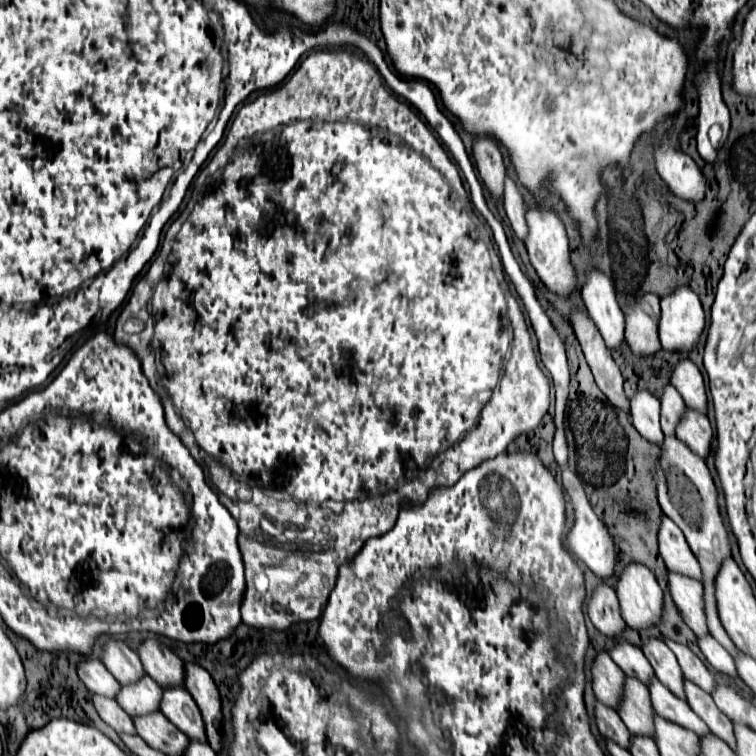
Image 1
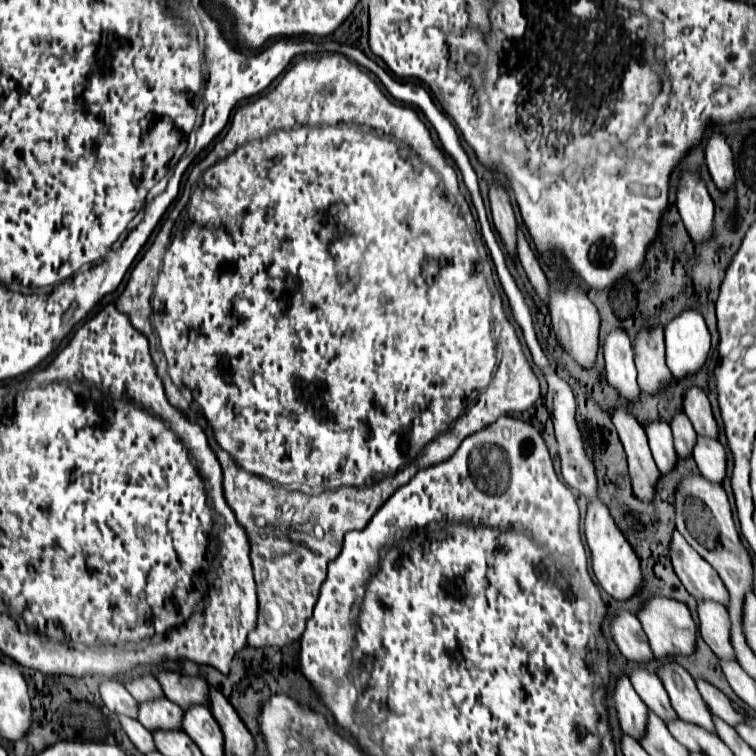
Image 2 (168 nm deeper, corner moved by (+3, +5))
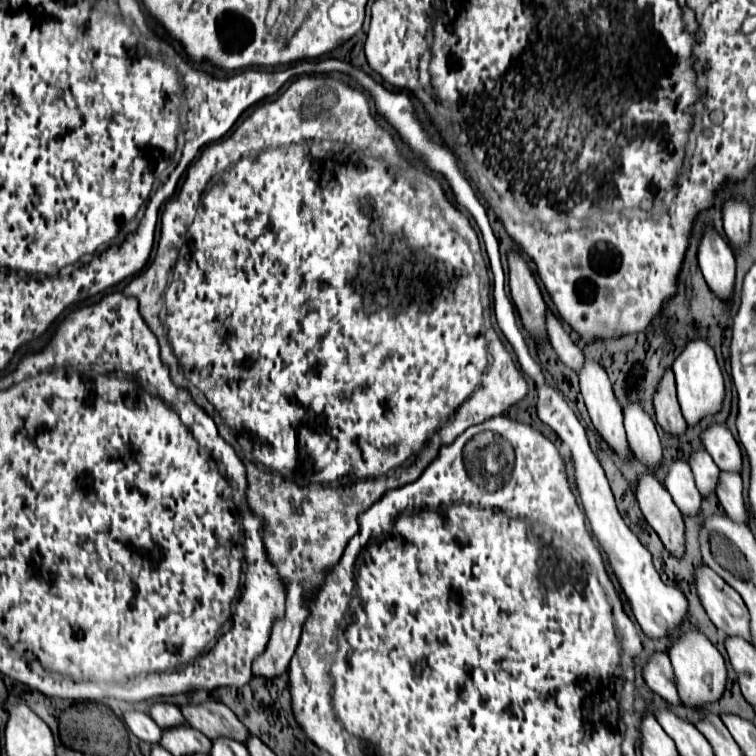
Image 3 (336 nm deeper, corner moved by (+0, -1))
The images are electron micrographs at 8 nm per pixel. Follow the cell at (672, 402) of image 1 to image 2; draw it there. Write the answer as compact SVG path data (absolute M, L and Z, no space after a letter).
M683 410L675 412L675 416L671 420L671 430L673 430L673 442L675 442L677 454L689 456L693 450L693 440L697 436L697 432L693 430L693 424L689 422L689 418L685 416Z

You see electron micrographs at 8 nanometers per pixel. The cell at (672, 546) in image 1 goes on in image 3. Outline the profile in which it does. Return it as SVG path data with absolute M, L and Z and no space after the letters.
M702 566L696 570L696 590L718 630L726 636L738 636L752 642L748 608L732 586L728 586L714 570Z

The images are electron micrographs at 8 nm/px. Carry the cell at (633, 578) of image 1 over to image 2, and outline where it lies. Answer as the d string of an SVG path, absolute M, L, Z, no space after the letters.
M651 596L641 604L639 610L635 610L635 616L639 618L643 632L647 636L647 642L655 654L655 658L669 658L677 654L691 654L695 648L695 622L691 618L691 612L685 604L665 598L665 596Z

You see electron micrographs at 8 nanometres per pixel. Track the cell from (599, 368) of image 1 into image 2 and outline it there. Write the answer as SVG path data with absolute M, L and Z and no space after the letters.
M617 404L613 408L613 424L619 432L619 438L623 442L623 448L629 460L633 492L639 500L651 500L659 470L649 452L645 430L625 404Z

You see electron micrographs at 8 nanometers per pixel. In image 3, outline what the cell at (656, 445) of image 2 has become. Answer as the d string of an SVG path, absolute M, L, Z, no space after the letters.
M672 462L668 464L668 474L666 474L666 490L670 492L672 500L680 508L684 516L696 518L700 514L700 504L702 496L696 490L692 470L686 462Z

